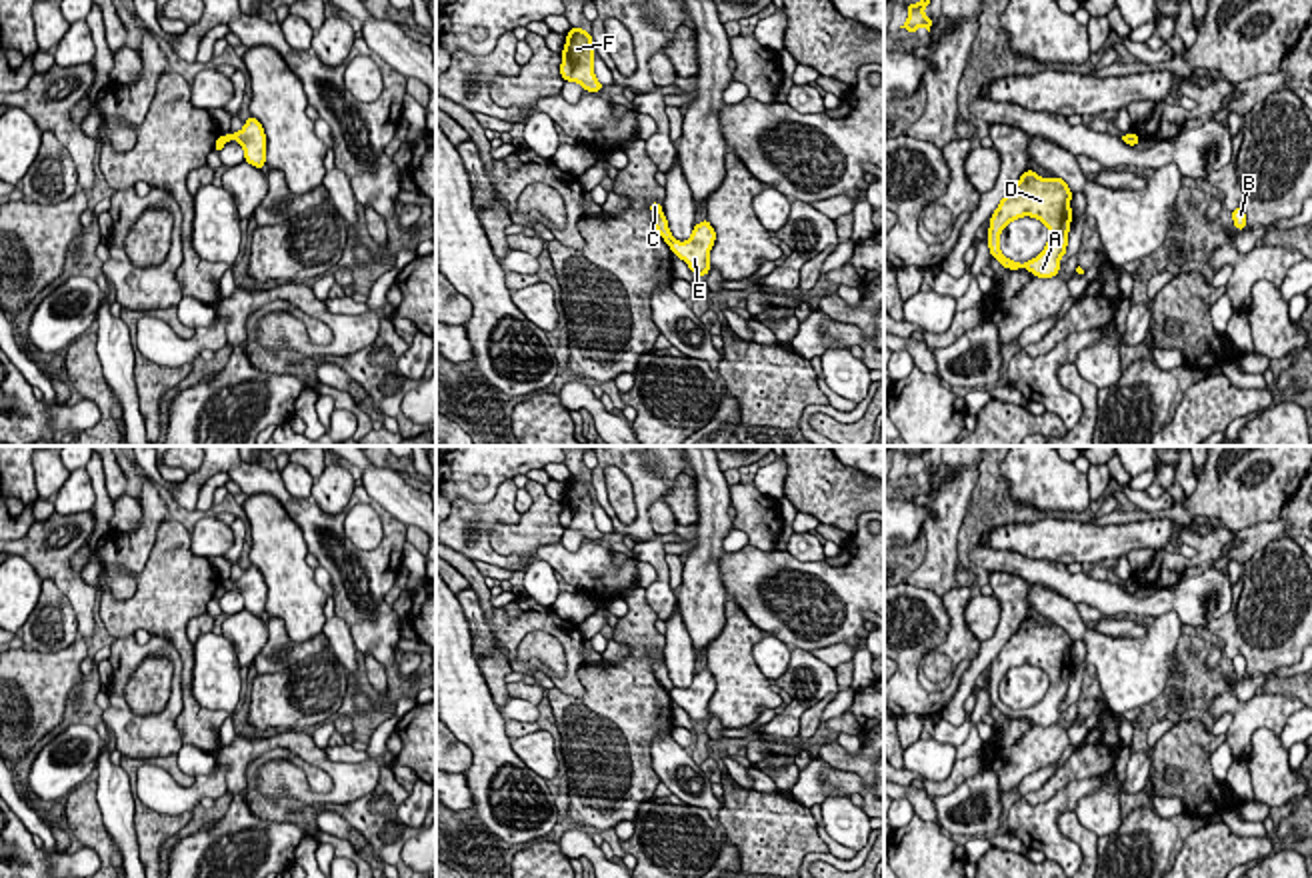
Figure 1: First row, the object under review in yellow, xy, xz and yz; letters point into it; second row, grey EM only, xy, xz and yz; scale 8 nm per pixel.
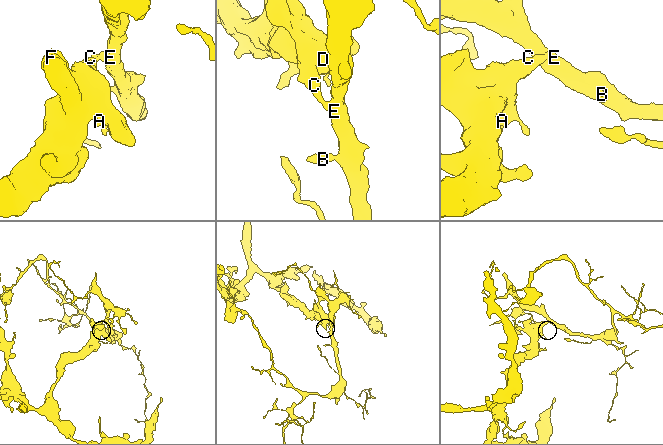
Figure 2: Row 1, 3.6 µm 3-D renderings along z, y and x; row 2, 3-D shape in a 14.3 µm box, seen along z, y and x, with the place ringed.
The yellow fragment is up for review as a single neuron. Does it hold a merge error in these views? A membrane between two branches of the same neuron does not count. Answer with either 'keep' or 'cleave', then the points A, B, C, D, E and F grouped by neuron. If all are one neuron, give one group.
cleave; A C D F / B E

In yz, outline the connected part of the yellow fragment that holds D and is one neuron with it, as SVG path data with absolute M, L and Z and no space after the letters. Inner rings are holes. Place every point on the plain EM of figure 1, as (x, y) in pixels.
M1026 618L1010 636L1010 640L1000 648L1000 654L990 666L990 702L1004 716L1026 716L1036 726L1056 724L1062 716L1060 706L1066 702L1070 670L1074 666L1070 648L1072 640L1062 626L1040 626L1036 620ZM1024 664L1038 666L1042 672L1048 674L1048 690L1036 706L1020 712L1012 710L1000 700L1000 682L1012 668Z

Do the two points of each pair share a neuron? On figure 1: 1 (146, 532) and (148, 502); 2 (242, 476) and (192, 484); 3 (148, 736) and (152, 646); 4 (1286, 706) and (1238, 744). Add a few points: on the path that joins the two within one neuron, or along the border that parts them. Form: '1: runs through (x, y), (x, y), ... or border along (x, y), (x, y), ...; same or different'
1: runs through (148, 524), (148, 510); same
2: runs through (230, 466), (210, 466), (204, 472); same
3: runs through (124, 716), (118, 710), (118, 678), (128, 664); same
4: runs through (1272, 708), (1262, 710), (1242, 730); same

